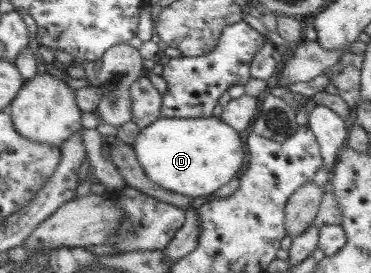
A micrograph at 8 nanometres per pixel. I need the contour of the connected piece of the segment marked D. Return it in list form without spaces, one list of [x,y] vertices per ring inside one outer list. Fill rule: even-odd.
[[[215,116],[161,117],[138,129],[132,148],[145,175],[153,183],[192,198],[215,193],[219,187],[237,177],[247,161],[244,134]]]

